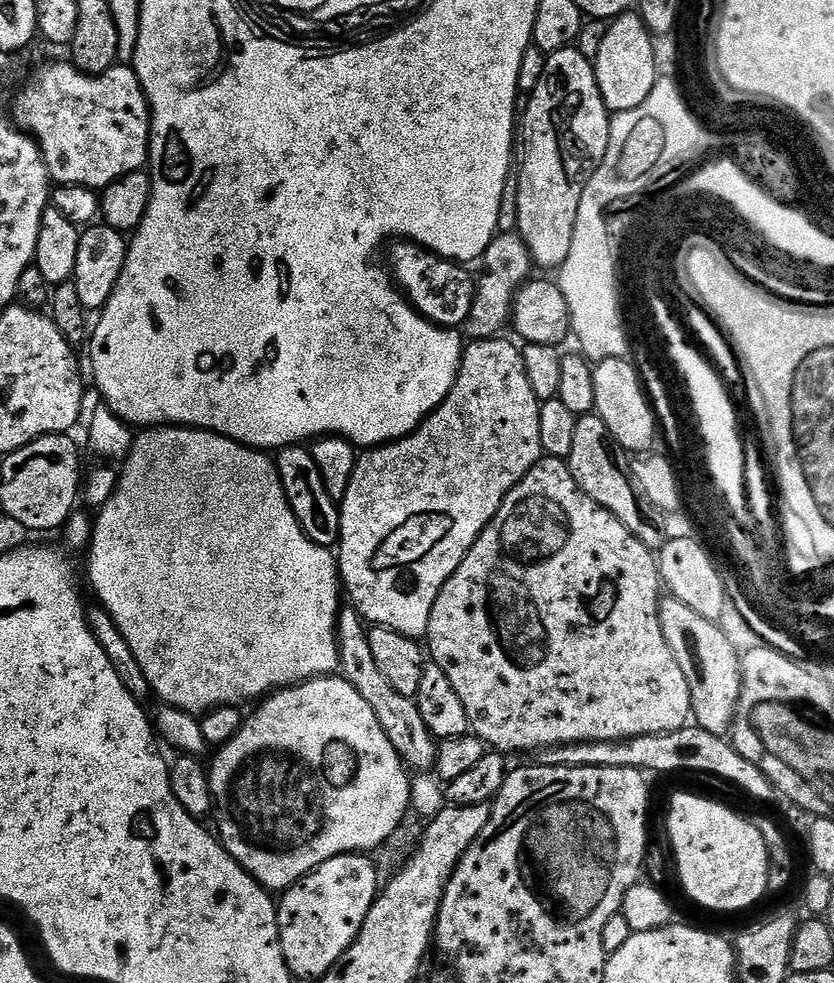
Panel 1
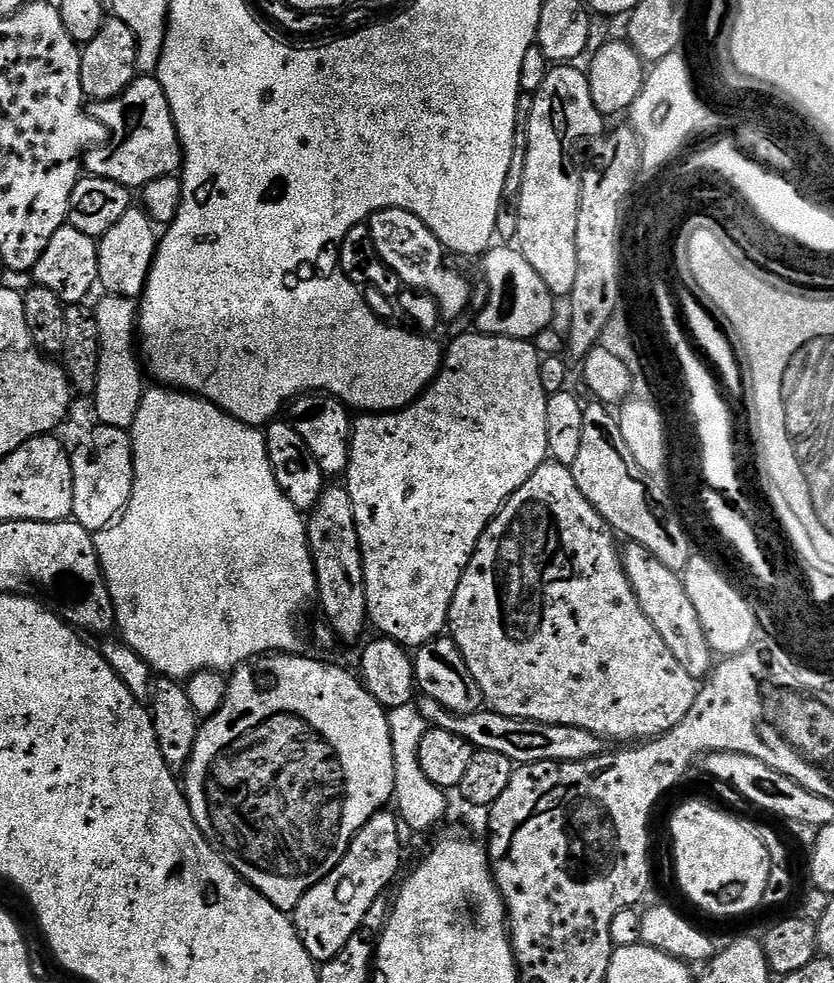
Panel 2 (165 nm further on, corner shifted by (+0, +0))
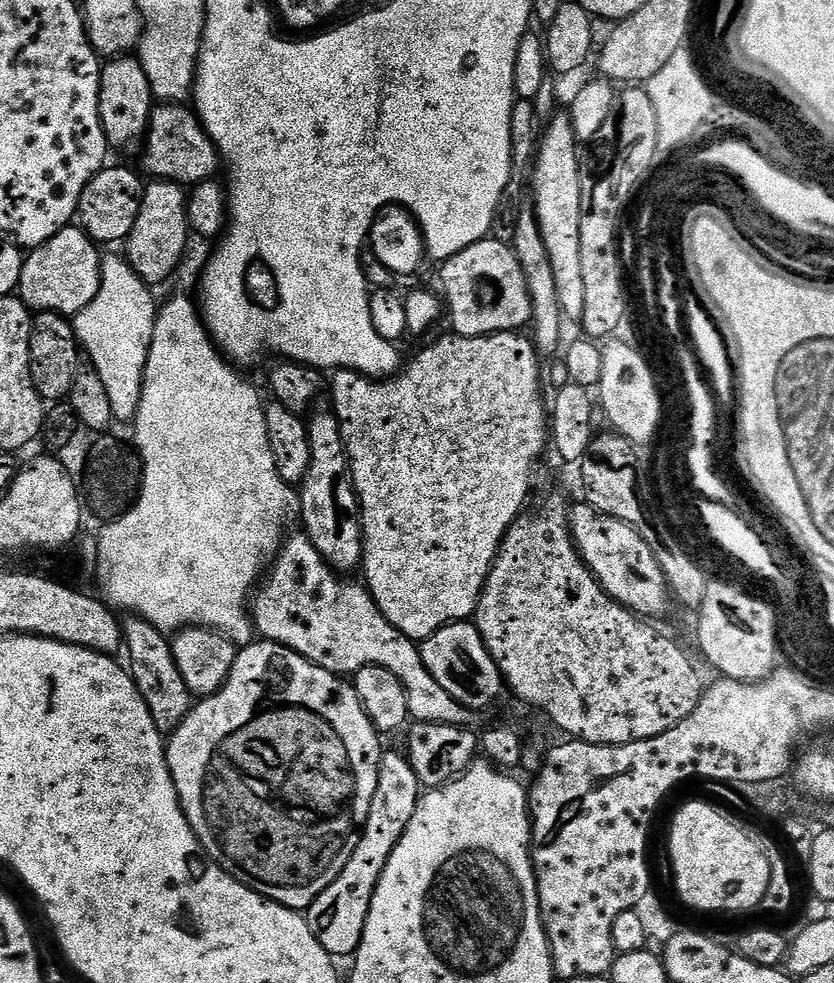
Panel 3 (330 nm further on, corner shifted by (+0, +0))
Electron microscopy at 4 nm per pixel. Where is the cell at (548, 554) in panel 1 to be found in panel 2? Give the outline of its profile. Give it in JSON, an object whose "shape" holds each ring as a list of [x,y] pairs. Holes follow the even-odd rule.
{"shape":[[[546,462],[522,482],[522,486],[502,507],[493,520],[488,523],[466,570],[462,574],[462,582],[454,592],[454,602],[450,604],[447,631],[452,640],[462,650],[462,658],[466,658],[466,666],[470,666],[470,674],[474,674],[474,682],[484,695],[485,705],[498,714],[506,714],[506,718],[522,718],[534,722],[546,722],[558,726],[578,726],[582,730],[590,730],[596,736],[612,740],[632,740],[628,742],[647,742],[657,736],[664,736],[694,706],[694,698],[698,691],[698,682],[690,674],[686,674],[686,666],[670,654],[670,646],[662,642],[662,634],[654,630],[650,618],[638,606],[638,598],[626,578],[626,570],[621,549],[616,548],[617,537],[611,528],[582,498],[582,490],[578,490],[578,482],[574,482],[571,467],[555,462]]]}

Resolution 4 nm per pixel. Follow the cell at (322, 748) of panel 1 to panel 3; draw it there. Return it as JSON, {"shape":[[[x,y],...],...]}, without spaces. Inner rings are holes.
{"shape":[[[261,639],[259,642],[245,644],[237,651],[228,680],[218,692],[193,703],[186,719],[167,737],[166,757],[168,770],[180,799],[180,809],[186,814],[209,861],[219,864],[223,872],[228,872],[238,883],[252,888],[267,900],[273,900],[287,908],[307,910],[316,901],[318,894],[322,894],[322,890],[329,888],[338,874],[342,874],[346,862],[350,862],[350,854],[360,841],[360,833],[368,817],[370,802],[374,798],[378,782],[378,766],[382,755],[379,739],[381,737],[370,722],[366,710],[362,710],[362,702],[355,687],[347,679],[311,664],[294,650],[283,648],[272,640]]]}

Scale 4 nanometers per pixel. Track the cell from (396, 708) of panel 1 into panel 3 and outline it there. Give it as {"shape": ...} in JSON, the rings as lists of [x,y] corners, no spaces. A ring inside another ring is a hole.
{"shape":[[[329,411],[318,412],[307,421],[310,464],[298,486],[298,514],[302,516],[304,534],[311,541],[319,554],[336,571],[346,574],[348,570],[356,569],[363,559],[363,535],[359,521],[355,518],[358,501],[355,489],[348,475],[348,458],[345,454],[344,444],[341,442],[340,428],[336,417]]]}

